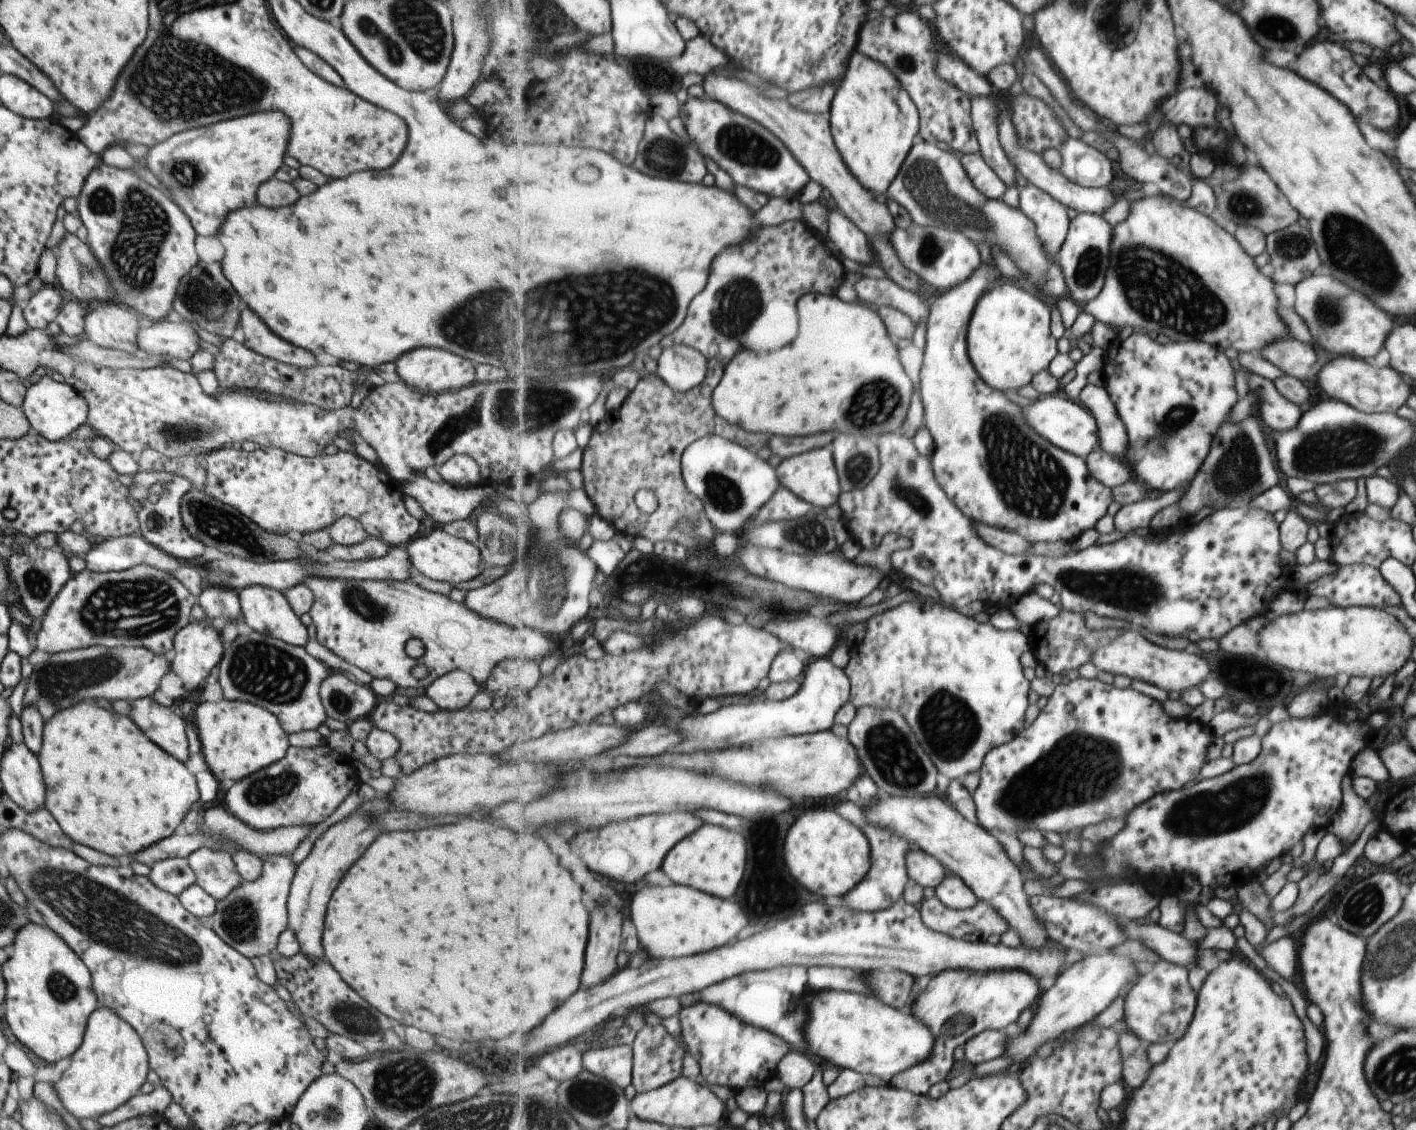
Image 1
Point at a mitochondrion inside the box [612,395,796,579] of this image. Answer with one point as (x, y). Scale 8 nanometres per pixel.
(723, 493)

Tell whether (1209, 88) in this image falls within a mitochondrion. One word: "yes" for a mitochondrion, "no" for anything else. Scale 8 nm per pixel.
no

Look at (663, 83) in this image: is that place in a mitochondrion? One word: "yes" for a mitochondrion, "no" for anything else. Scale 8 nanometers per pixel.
no

